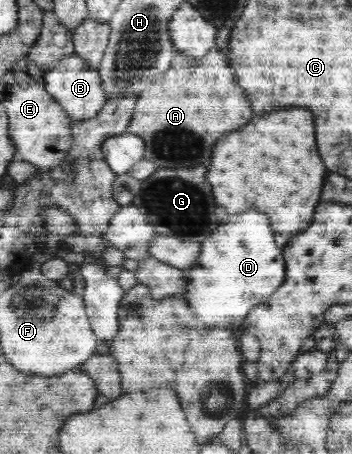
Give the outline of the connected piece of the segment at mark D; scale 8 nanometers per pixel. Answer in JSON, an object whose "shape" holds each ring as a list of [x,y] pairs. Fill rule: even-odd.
{"shape":[[[244,210],[242,214],[236,214],[234,220],[217,226],[201,243],[201,251],[197,263],[183,269],[185,278],[189,278],[185,291],[179,295],[190,300],[194,312],[202,316],[202,322],[208,328],[236,328],[241,326],[248,314],[258,305],[263,304],[274,292],[278,290],[285,279],[286,263],[276,262],[280,258],[282,249],[274,241],[274,232],[270,228],[270,220],[264,212],[258,210]]]}

